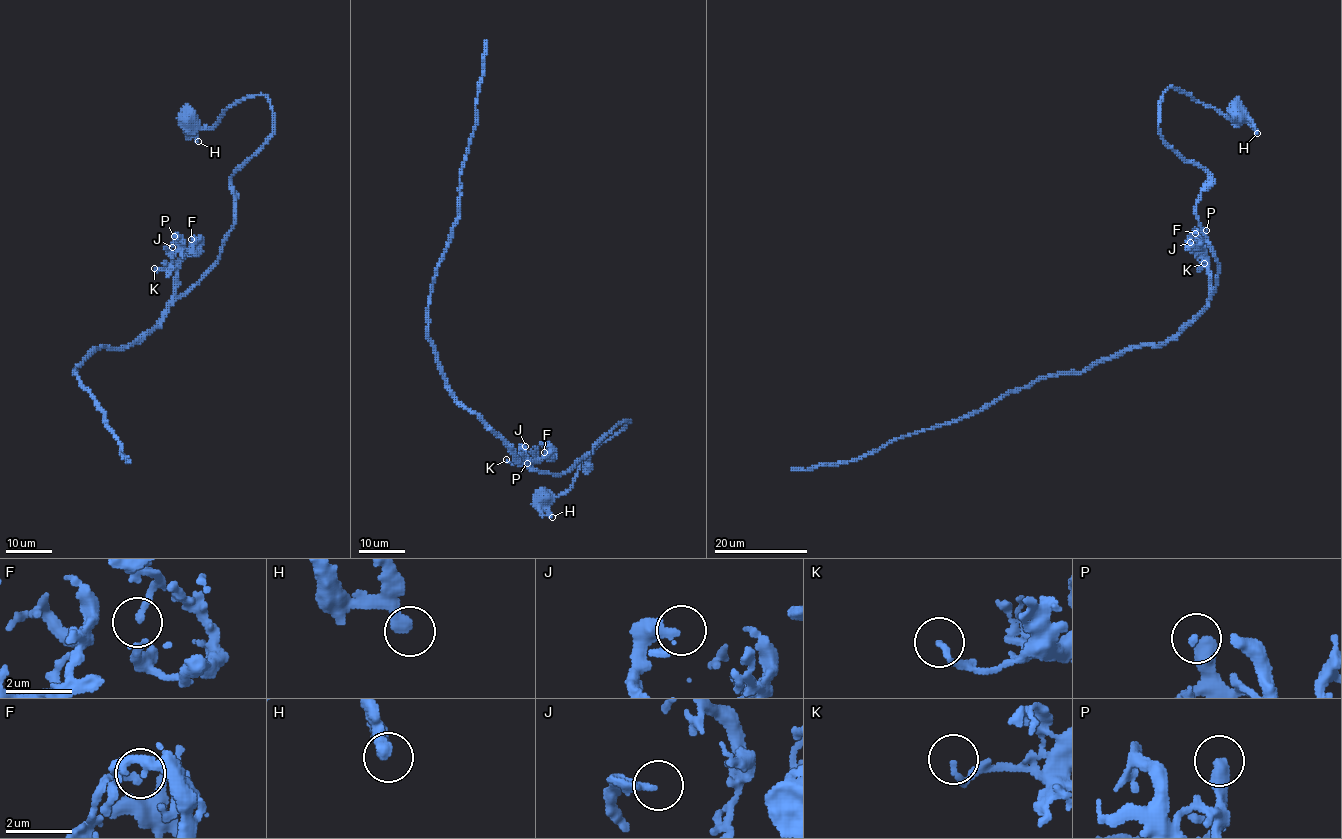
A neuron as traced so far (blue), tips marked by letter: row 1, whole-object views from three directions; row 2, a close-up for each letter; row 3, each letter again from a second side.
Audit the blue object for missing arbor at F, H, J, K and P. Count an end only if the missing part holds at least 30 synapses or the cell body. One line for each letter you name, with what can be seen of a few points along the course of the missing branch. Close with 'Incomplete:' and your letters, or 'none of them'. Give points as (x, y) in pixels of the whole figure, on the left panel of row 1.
Incomplete: none of them

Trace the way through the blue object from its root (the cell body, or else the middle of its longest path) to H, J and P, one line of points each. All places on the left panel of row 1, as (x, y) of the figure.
H: (187, 118), (198, 141)
J: (187, 118), (213, 126), (264, 95), (274, 132), (232, 175), (234, 225), (217, 262), (176, 297), (172, 247)
P: (187, 118), (213, 126), (264, 95), (274, 132), (232, 175), (234, 225), (217, 262), (176, 297), (174, 236)

